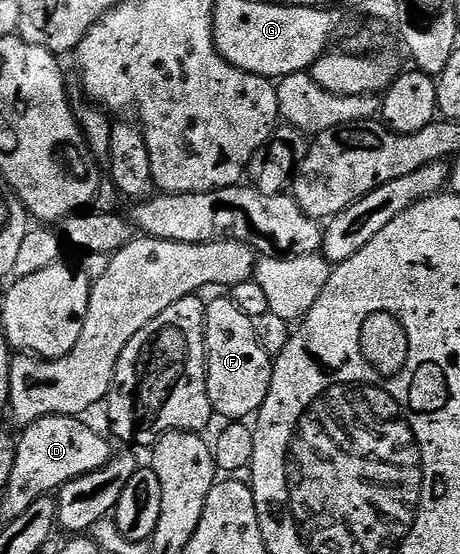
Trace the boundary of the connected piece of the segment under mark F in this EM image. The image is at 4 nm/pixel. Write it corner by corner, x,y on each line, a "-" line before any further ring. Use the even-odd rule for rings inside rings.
230,297
215,298
206,303
207,319
203,335
207,345
207,399
211,401
212,411
219,414
223,420
247,420
263,407
265,396
269,392
271,383
271,367
273,359
257,344
257,336
253,336
252,318
245,316
237,304
233,304

